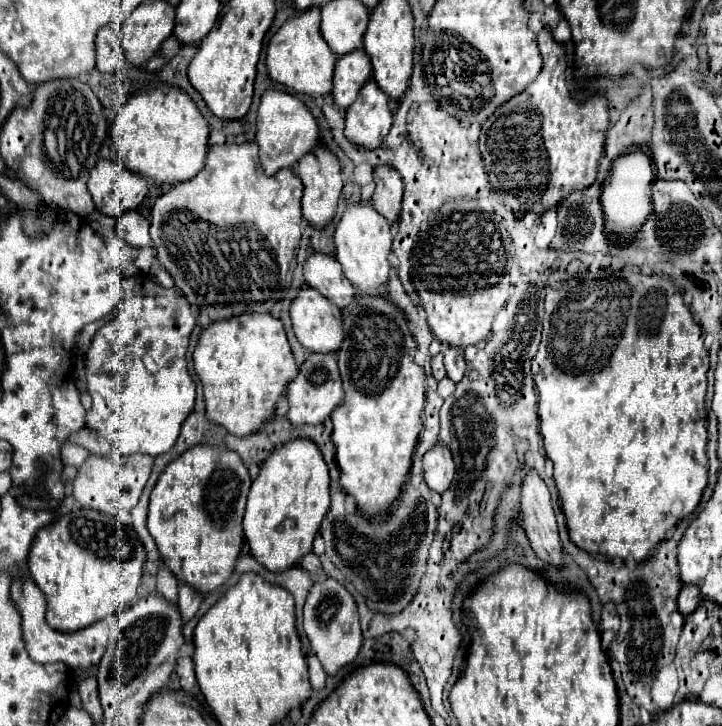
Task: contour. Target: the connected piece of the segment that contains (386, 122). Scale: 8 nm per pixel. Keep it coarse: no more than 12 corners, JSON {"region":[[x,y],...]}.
{"region":[[369,78],[347,108],[345,136],[377,148],[391,128],[389,96]]}

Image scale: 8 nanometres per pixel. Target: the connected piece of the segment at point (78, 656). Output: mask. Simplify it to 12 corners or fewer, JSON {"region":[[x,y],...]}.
{"region":[[31,576],[11,586],[25,650],[35,662],[97,666],[109,622],[57,632]]}

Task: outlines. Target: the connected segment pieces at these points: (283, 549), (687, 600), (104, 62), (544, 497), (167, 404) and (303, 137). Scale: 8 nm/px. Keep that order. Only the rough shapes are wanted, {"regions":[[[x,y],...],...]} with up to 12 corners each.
{"regions":[[[309,438],[275,448],[243,530],[269,570],[297,564],[329,510],[329,468]],[[691,584],[681,588],[677,606],[683,616],[699,606],[701,592]],[[111,30],[97,34],[97,72],[125,66],[123,50]],[[535,470],[521,480],[523,530],[533,552],[561,566],[549,490]],[[123,278],[87,350],[85,416],[121,454],[171,450],[197,316]],[[285,90],[261,96],[255,126],[267,174],[319,142],[313,114]]]}

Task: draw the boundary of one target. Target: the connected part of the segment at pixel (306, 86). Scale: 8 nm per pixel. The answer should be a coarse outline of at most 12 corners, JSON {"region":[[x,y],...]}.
{"region":[[319,6],[285,20],[267,44],[271,78],[309,96],[331,92],[337,56]]}

